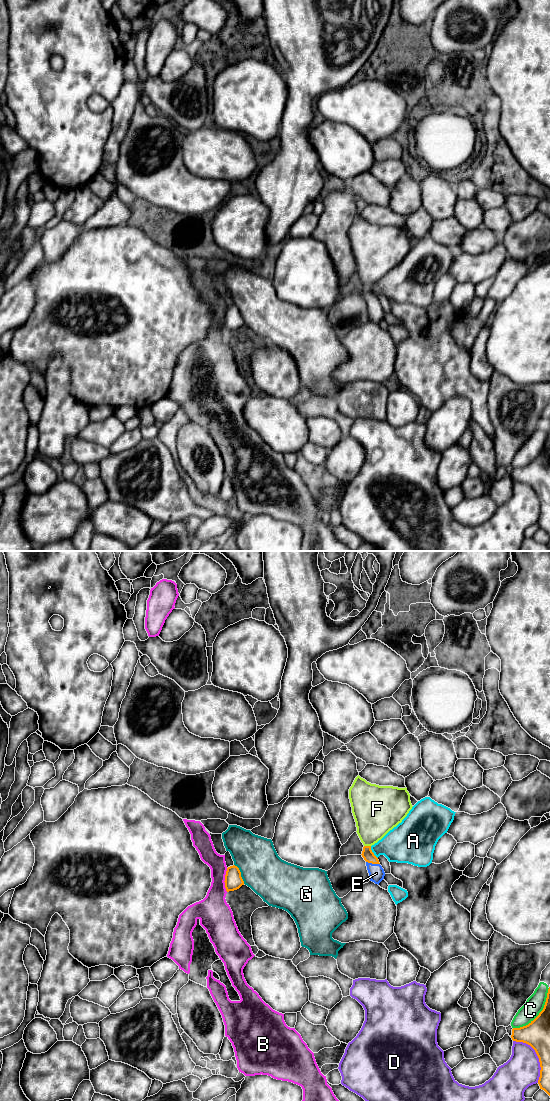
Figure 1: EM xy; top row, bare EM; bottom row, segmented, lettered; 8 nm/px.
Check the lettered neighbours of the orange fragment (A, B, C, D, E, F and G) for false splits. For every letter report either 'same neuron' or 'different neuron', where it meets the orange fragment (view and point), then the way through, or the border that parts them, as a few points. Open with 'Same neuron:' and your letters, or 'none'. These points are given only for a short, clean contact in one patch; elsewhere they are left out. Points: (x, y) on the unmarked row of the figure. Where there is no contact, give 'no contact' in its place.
Same neuron: E
A: different neuron; meets orange in xy at (372, 292)
B: different neuron; meets orange in xy at (225, 320); border along xy (227, 308), (224, 321), (226, 331)
C: different neuron; meets orange in xy at (539, 454)
D: different neuron; meets orange in xy at (537, 495)
E: same neuron; meets orange in xy at (373, 303); runs through xy (367, 294), (373, 303), (376, 313)
F: different neuron; meets orange in xy at (367, 286)
G: different neuron; meets orange in xy at (240, 314)

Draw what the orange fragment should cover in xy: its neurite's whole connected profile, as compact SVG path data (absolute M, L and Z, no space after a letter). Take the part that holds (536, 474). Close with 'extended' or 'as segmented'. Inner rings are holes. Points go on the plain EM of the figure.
M550 427L543 450L528 465L513 468L511 478L535 490L541 507L538 524L550 536Z; as segmented

